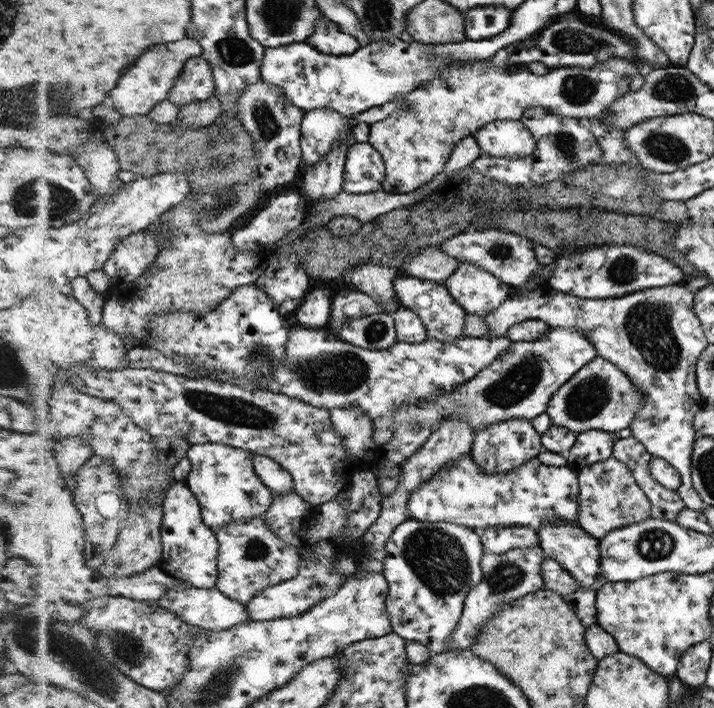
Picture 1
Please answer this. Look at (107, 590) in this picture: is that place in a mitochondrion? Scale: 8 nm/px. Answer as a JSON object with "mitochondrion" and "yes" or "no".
{"mitochondrion":"no"}

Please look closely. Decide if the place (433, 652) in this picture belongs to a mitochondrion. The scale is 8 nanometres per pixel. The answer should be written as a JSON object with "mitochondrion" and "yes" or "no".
{"mitochondrion":"no"}

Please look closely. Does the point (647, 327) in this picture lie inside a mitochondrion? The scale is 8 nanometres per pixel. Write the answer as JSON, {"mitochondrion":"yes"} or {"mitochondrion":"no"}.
{"mitochondrion":"yes"}

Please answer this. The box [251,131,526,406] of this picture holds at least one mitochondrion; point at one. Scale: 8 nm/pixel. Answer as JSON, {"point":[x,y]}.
{"point":[344,373]}

